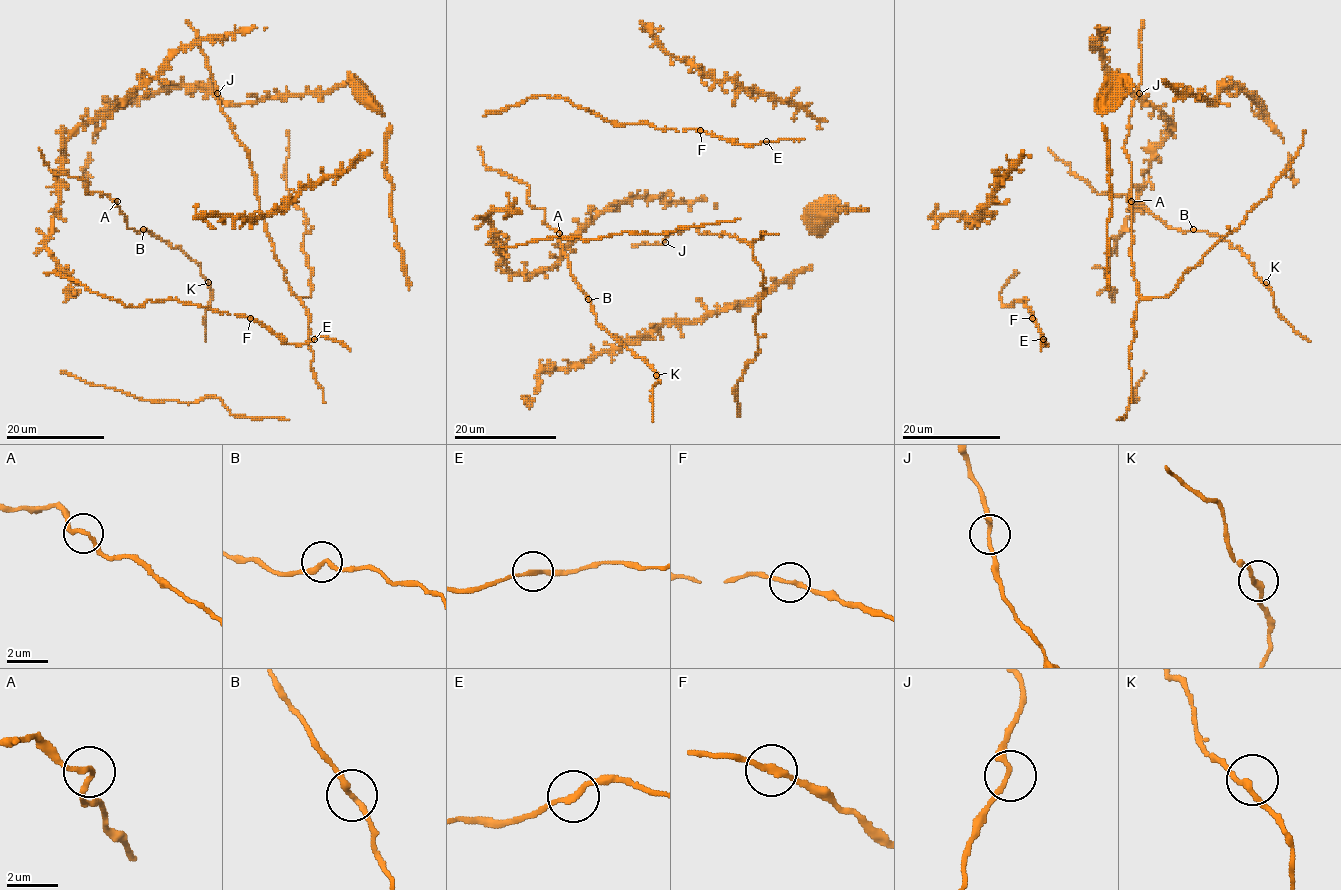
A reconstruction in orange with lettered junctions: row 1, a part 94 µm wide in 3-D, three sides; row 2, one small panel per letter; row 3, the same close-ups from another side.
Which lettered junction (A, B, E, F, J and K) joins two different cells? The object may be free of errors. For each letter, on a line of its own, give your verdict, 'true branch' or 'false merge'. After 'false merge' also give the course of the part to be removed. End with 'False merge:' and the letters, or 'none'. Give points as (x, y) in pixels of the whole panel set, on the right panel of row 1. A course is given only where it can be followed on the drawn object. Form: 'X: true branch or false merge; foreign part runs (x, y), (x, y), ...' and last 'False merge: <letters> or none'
A: true branch
B: true branch
E: true branch
F: true branch
J: true branch
K: true branch
False merge: none

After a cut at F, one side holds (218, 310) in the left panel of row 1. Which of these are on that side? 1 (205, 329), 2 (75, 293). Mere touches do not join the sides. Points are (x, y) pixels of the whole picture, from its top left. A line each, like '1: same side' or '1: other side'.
1: other side
2: other side

